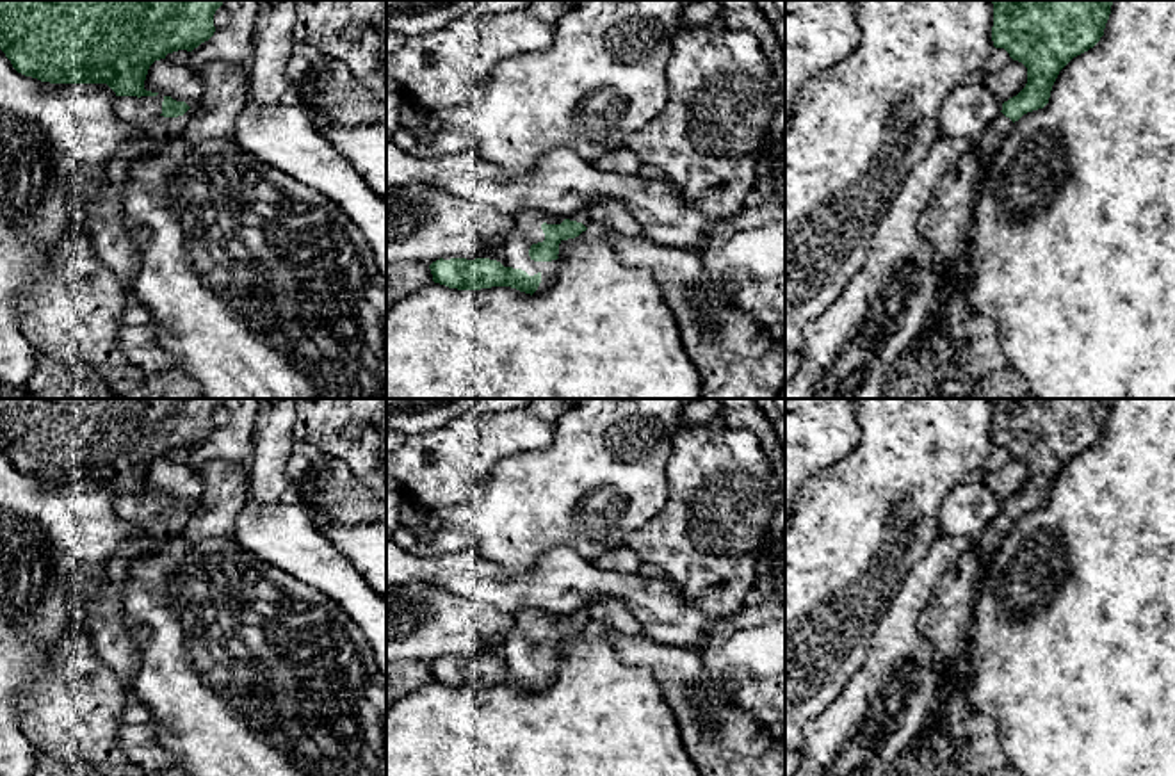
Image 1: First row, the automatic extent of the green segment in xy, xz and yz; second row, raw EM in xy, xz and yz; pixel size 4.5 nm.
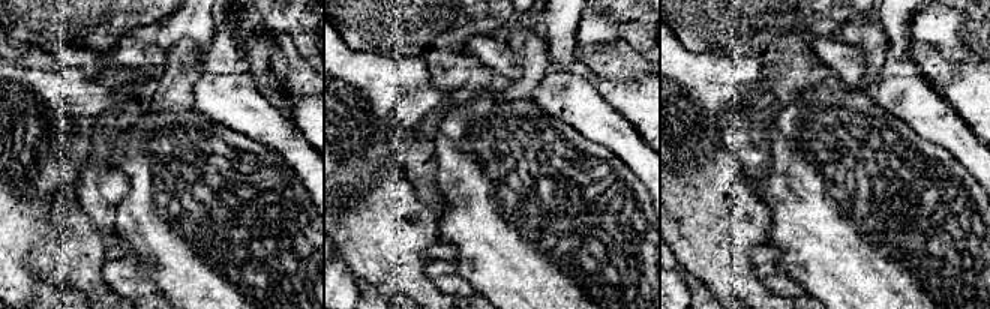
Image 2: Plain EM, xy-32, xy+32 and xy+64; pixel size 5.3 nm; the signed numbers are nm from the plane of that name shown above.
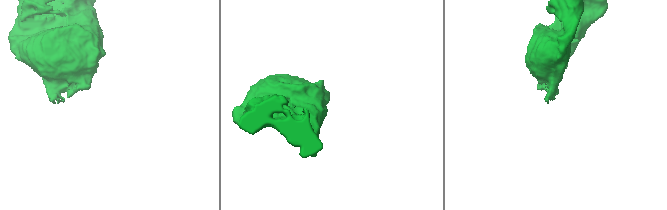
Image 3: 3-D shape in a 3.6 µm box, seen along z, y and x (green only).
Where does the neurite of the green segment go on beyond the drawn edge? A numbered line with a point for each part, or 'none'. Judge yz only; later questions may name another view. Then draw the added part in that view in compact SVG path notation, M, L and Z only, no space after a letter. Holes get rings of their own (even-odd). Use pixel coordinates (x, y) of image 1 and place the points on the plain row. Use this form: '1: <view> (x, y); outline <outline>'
1: yz (996, 533); outline M1002 511L995 516L995 520L985 529L979 545L977 545L977 557L981 564L977 589L983 586L986 578L986 571L1001 548L1006 536L1013 530L1015 521L1006 516Z

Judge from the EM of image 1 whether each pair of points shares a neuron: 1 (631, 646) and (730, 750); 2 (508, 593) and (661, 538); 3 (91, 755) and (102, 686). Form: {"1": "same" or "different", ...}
{"1": "same", "2": "different", "3": "same"}

